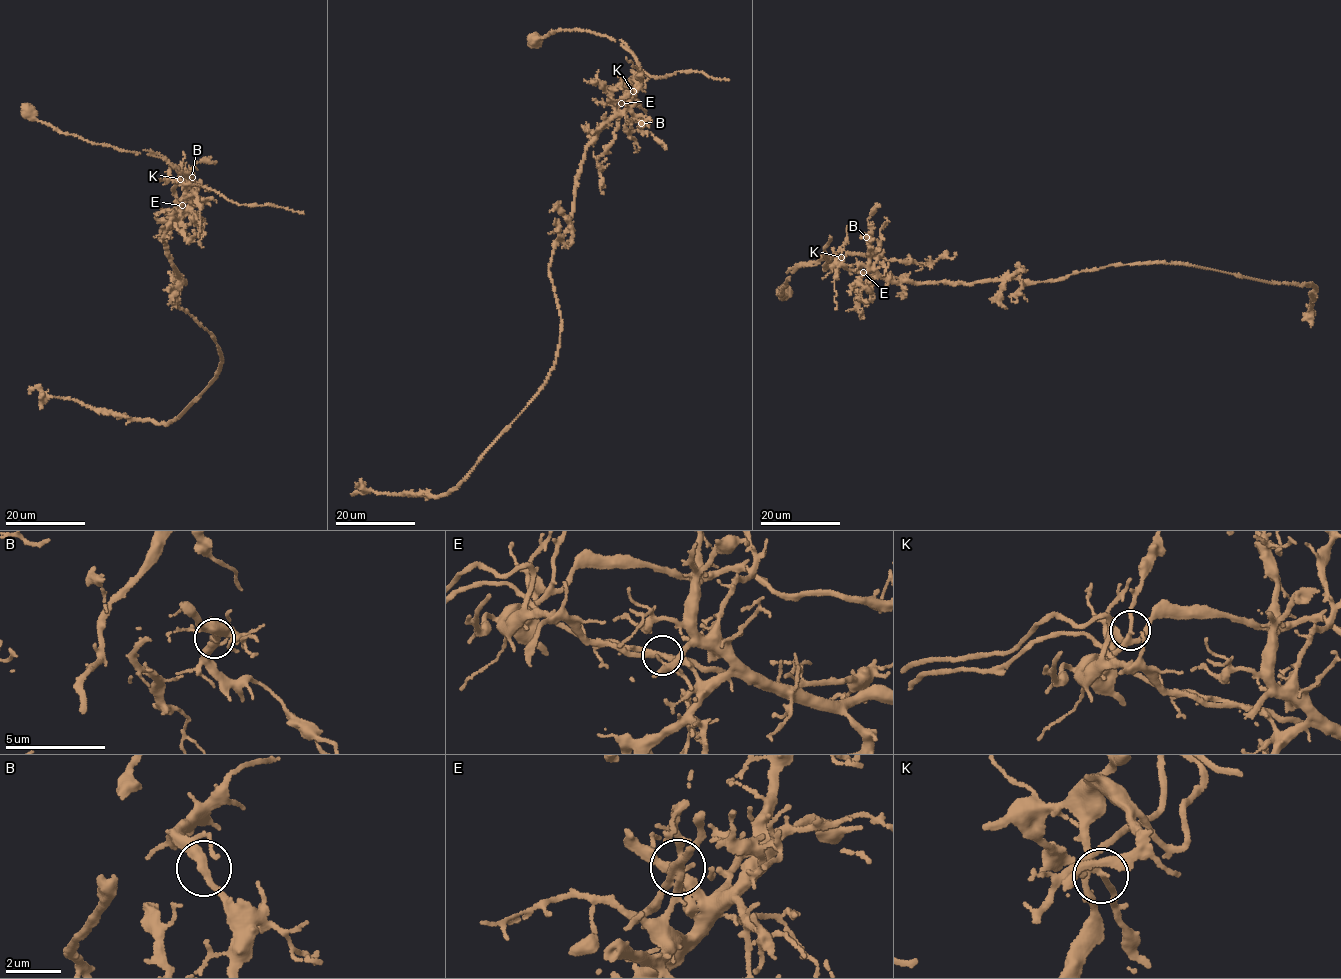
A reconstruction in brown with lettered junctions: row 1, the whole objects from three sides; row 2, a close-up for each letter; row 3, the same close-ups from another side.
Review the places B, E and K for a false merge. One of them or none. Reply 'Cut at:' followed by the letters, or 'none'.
Cut at: E

